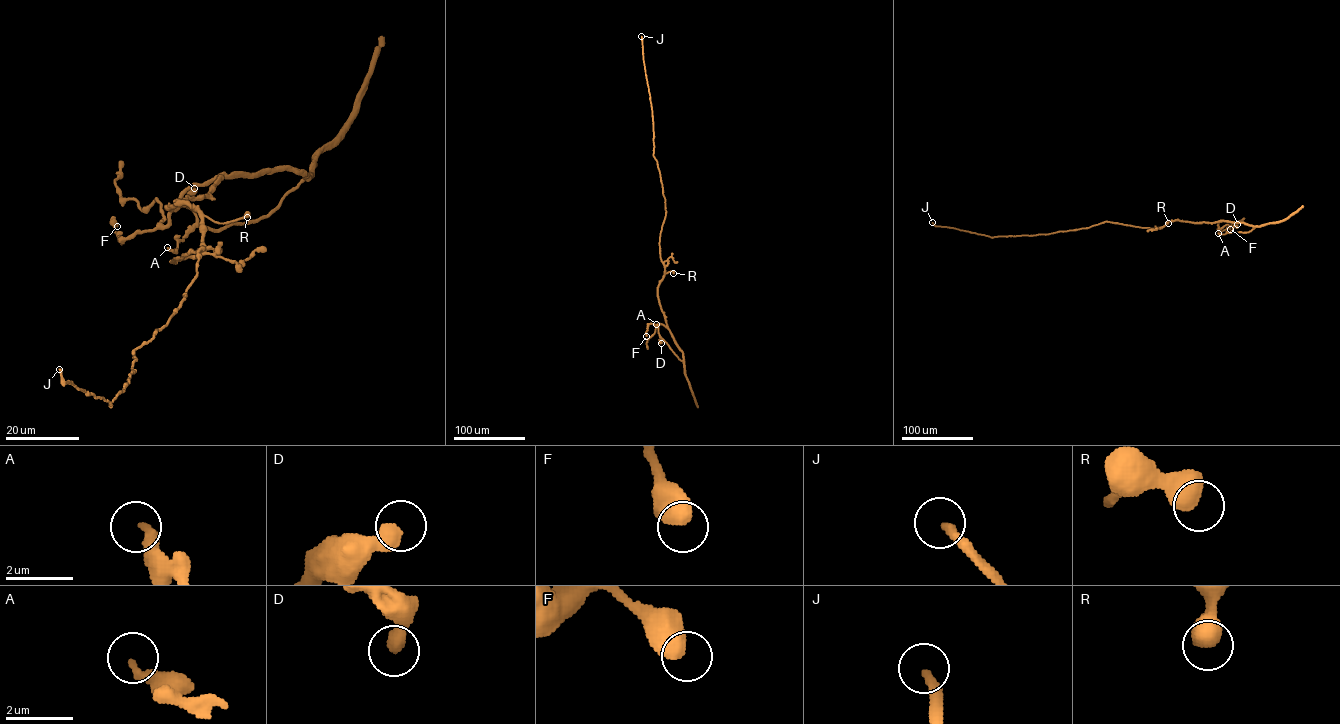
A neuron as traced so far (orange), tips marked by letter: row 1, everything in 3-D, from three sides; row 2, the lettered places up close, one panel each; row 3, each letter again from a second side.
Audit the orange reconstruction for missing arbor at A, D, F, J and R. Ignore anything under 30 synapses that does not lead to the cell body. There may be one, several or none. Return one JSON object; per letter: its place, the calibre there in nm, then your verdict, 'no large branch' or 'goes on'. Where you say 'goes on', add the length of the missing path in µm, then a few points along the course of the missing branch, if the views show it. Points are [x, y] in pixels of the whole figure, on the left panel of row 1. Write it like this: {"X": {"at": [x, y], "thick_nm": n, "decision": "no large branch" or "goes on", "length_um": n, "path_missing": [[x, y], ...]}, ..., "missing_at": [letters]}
{"A": {"at": [167, 247], "thick_nm": 300, "decision": "no large branch"}, "D": {"at": [194, 188], "thick_nm": 440, "decision": "no large branch"}, "F": {"at": [117, 226], "thick_nm": 650, "decision": "no large branch"}, "J": {"at": [59, 369], "thick_nm": 280, "decision": "goes on", "length_um": 200, "path_missing": [[59, 369], [19, 183], [18, 139], [37, 113], [30, 123], [32, 84], [66, 55], [145, 48]]}, "R": {"at": [247, 217], "thick_nm": 600, "decision": "no large branch"}, "missing_at": ["J"]}

